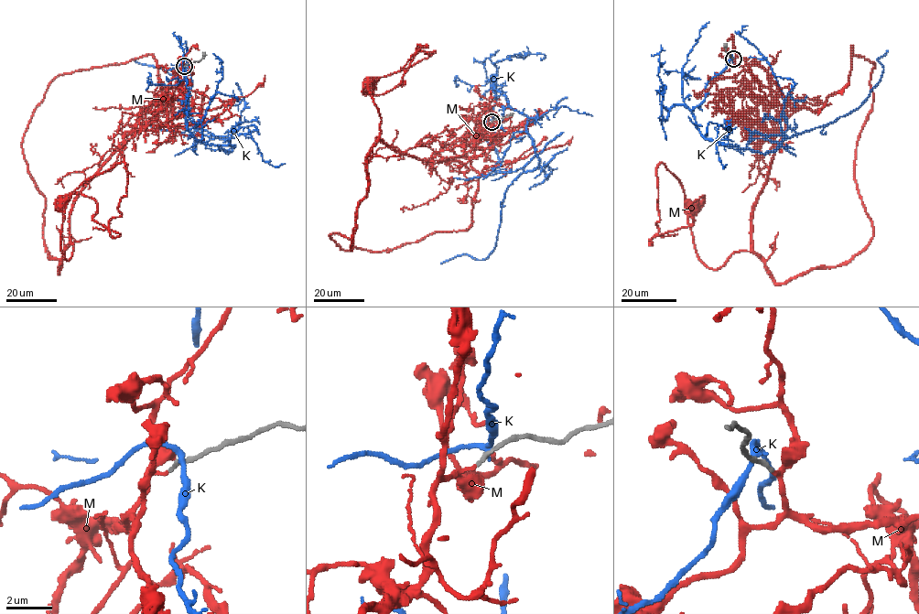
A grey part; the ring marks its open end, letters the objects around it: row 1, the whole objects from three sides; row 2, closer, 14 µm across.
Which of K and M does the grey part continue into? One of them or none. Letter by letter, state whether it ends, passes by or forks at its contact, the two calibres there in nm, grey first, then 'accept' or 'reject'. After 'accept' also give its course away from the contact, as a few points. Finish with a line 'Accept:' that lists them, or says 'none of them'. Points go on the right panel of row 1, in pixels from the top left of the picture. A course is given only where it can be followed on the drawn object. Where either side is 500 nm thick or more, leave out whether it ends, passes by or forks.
K: it passes by; calibres 240 and 240 nm; reject
M: it passes by; calibres 190 and 130 nm; accept; course (733, 59), (773, 138), (768, 179), (752, 206), (751, 249), (708, 268), (696, 249), (692, 208)
Accept: M

